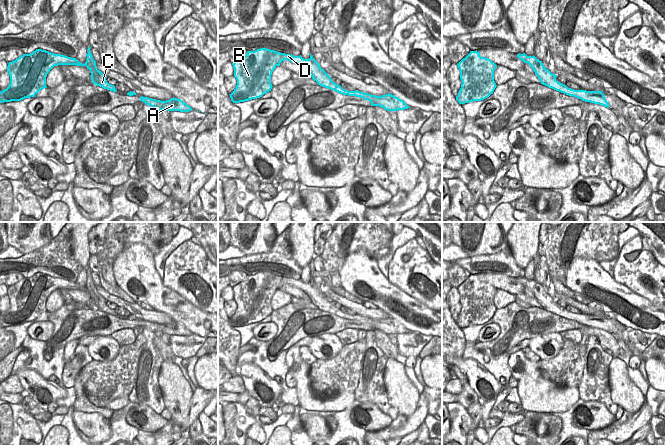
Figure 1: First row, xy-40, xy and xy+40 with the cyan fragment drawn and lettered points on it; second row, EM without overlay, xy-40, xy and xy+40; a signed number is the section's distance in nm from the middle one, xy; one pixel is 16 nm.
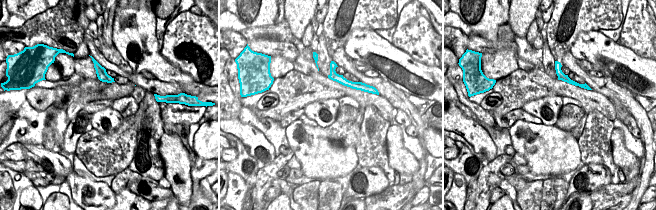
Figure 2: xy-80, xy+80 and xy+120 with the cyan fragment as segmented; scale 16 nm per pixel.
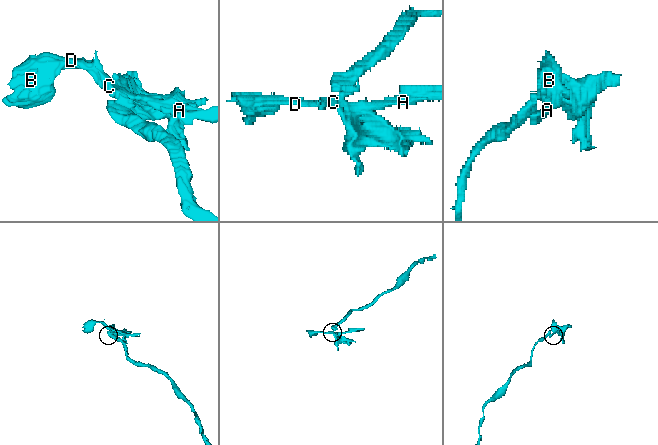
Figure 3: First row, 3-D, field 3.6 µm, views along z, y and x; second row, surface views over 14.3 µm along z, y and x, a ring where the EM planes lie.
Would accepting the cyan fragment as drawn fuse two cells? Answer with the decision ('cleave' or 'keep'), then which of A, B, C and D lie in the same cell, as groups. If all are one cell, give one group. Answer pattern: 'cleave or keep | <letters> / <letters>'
cleave | A / B C D

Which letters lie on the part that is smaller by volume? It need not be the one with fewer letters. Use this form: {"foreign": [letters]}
{"foreign": ["A"]}

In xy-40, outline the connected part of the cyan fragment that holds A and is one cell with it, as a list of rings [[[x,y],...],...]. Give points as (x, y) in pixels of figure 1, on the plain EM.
[[[140,321],[140,325],[155,332],[156,334],[167,334],[167,335],[180,335],[189,336],[193,334],[189,329],[183,326],[181,323],[171,322],[170,324],[161,325],[148,321]]]

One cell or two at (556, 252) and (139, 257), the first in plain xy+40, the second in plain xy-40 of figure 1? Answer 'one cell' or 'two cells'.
two cells

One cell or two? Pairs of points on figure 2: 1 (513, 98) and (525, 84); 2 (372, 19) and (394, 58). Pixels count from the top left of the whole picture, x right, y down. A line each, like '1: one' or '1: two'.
1: one
2: two

